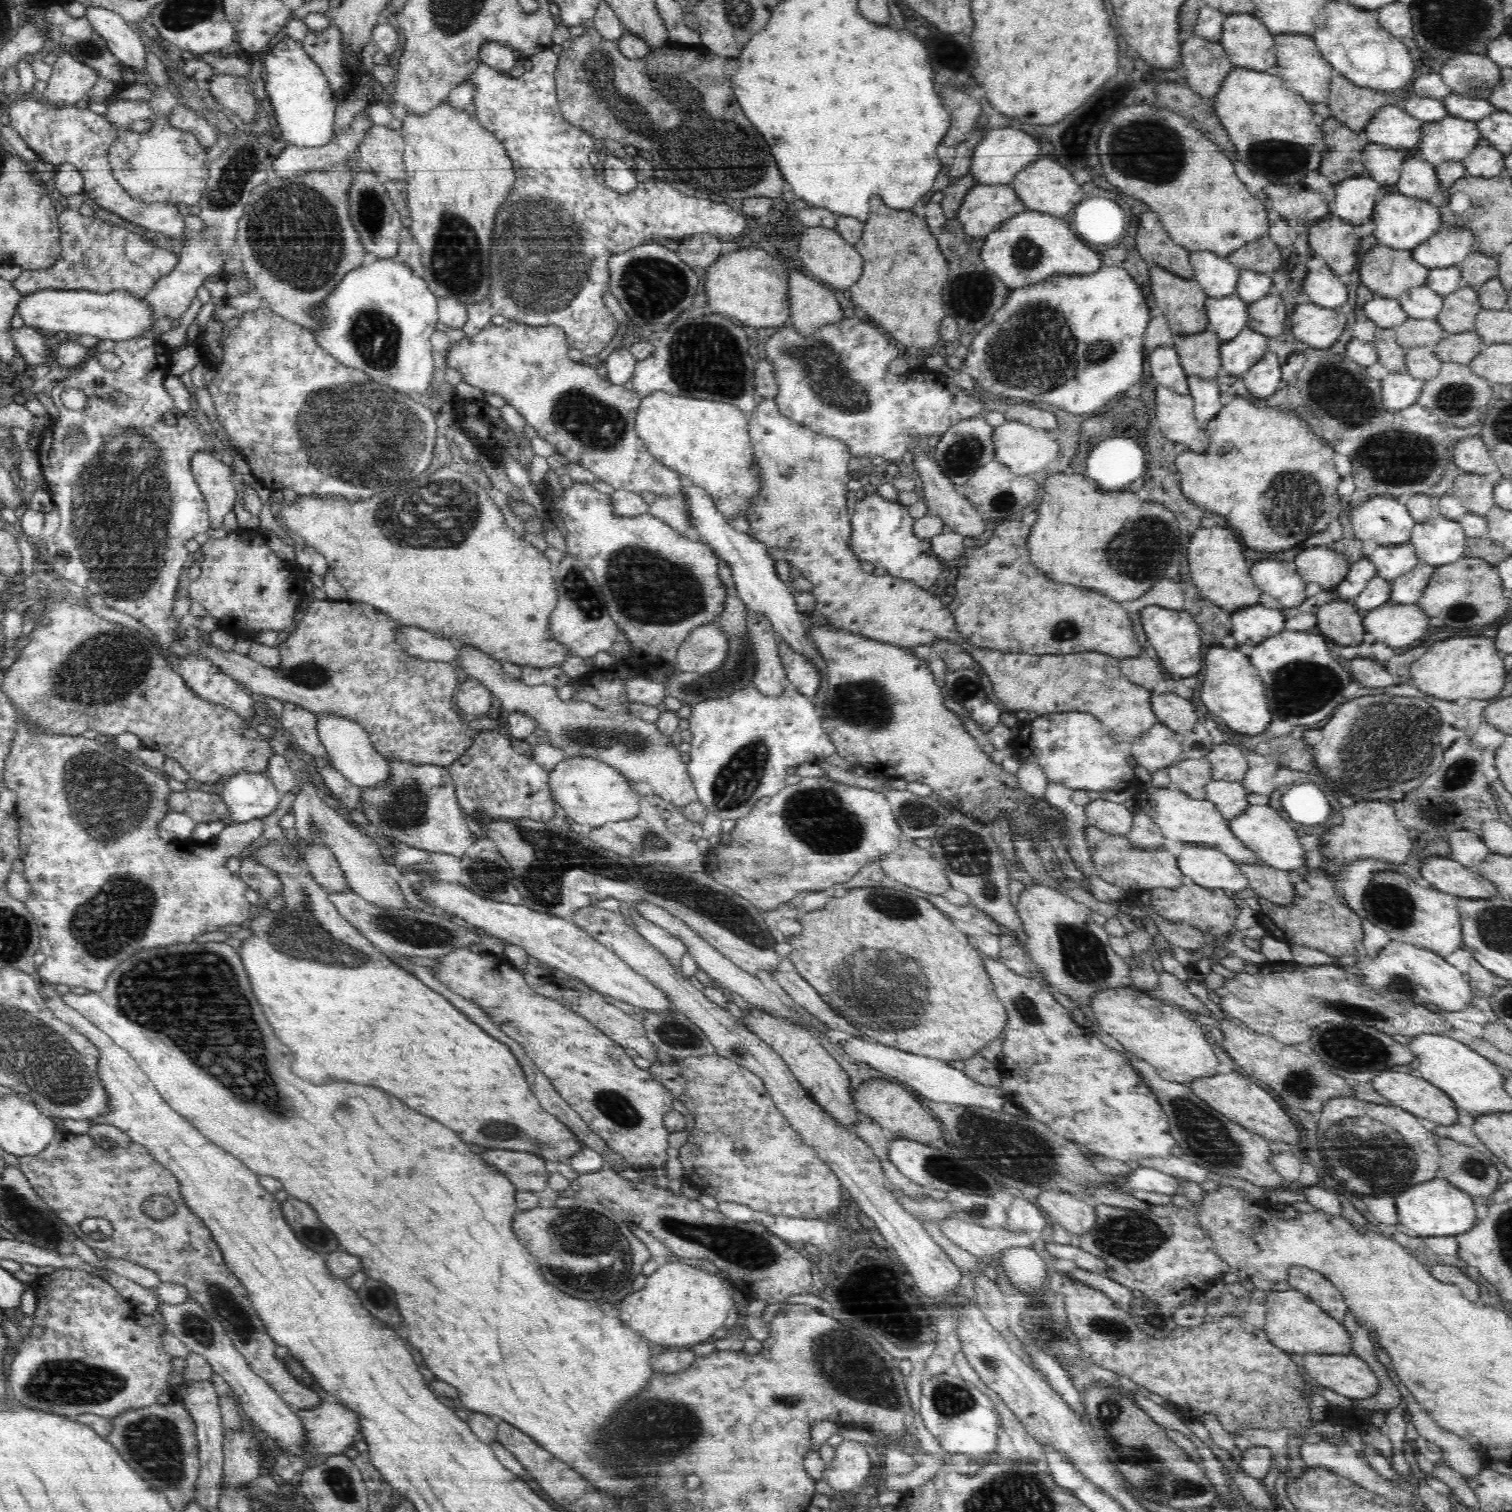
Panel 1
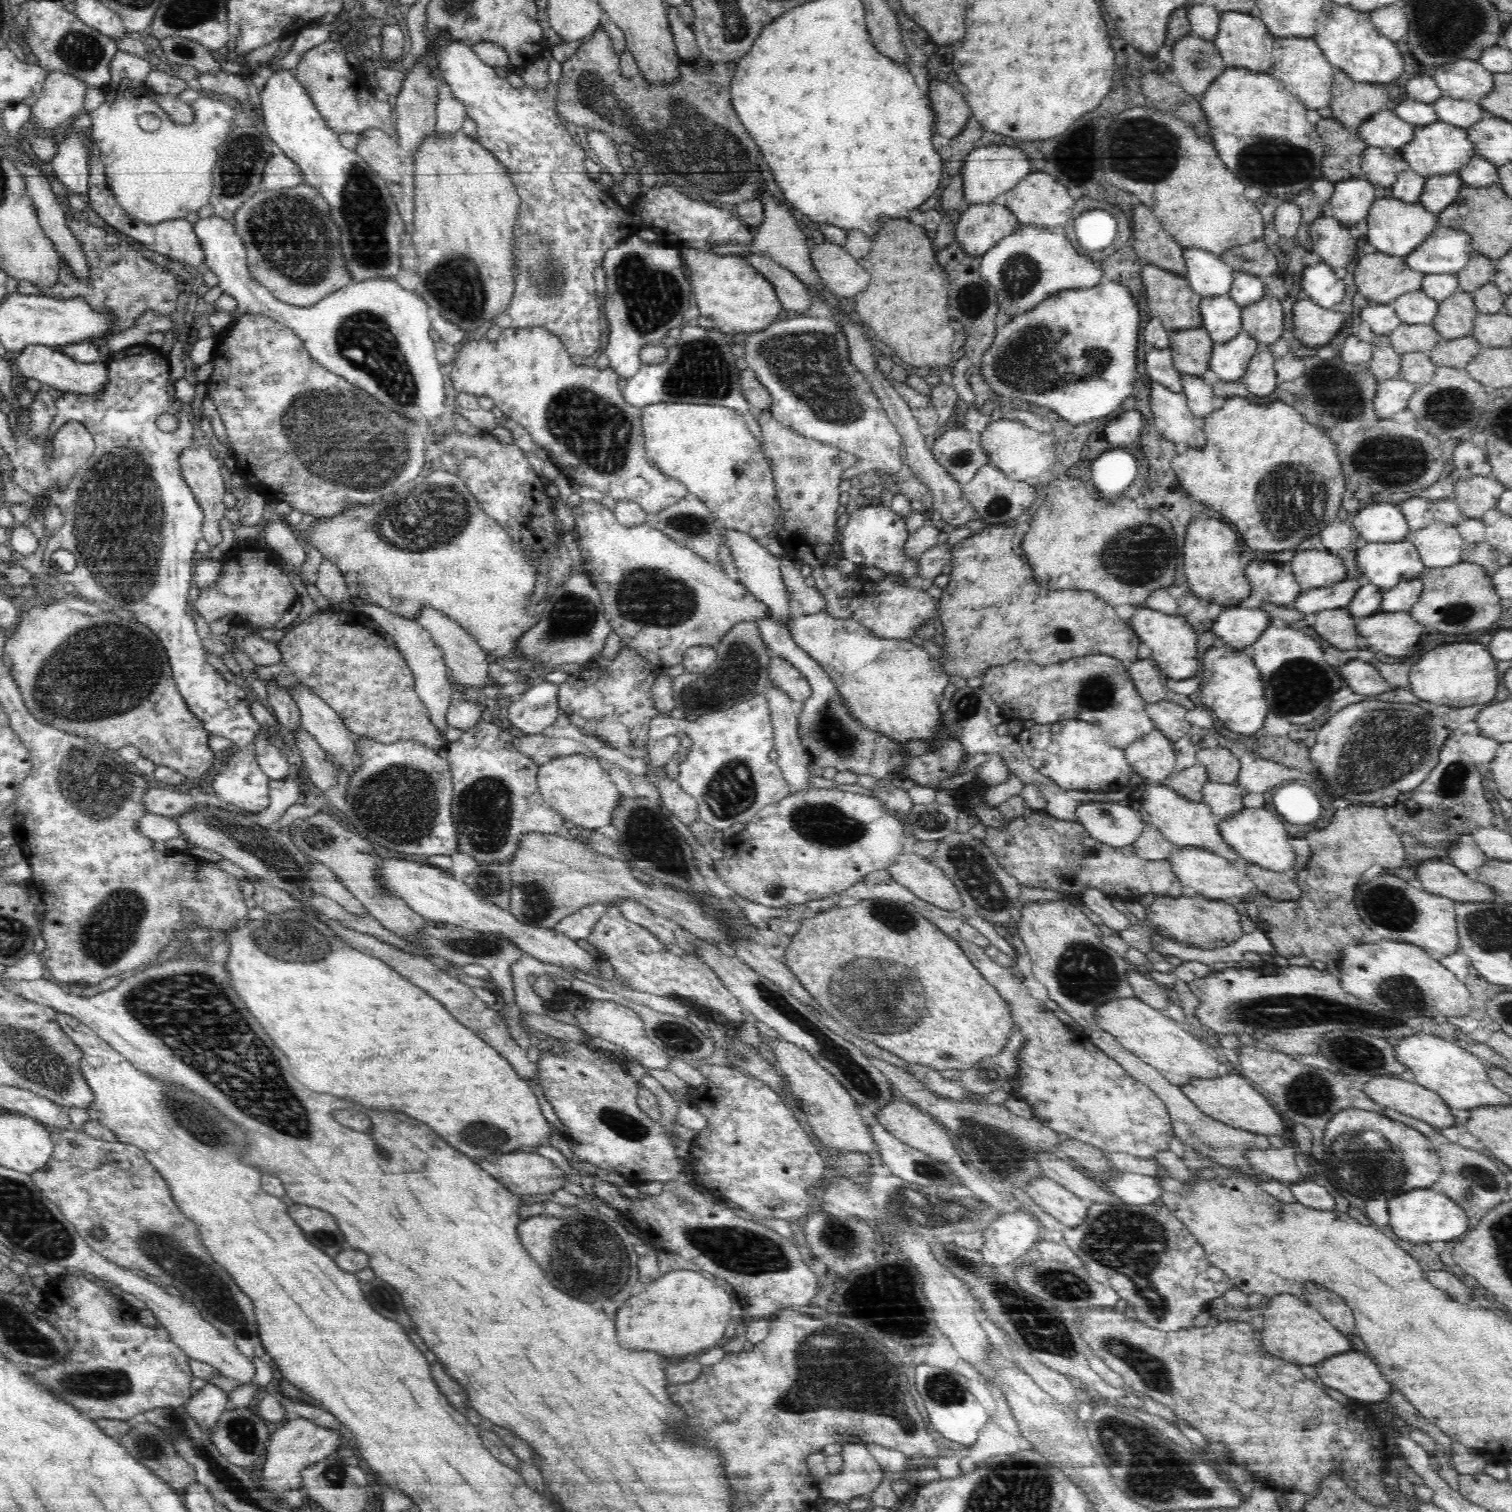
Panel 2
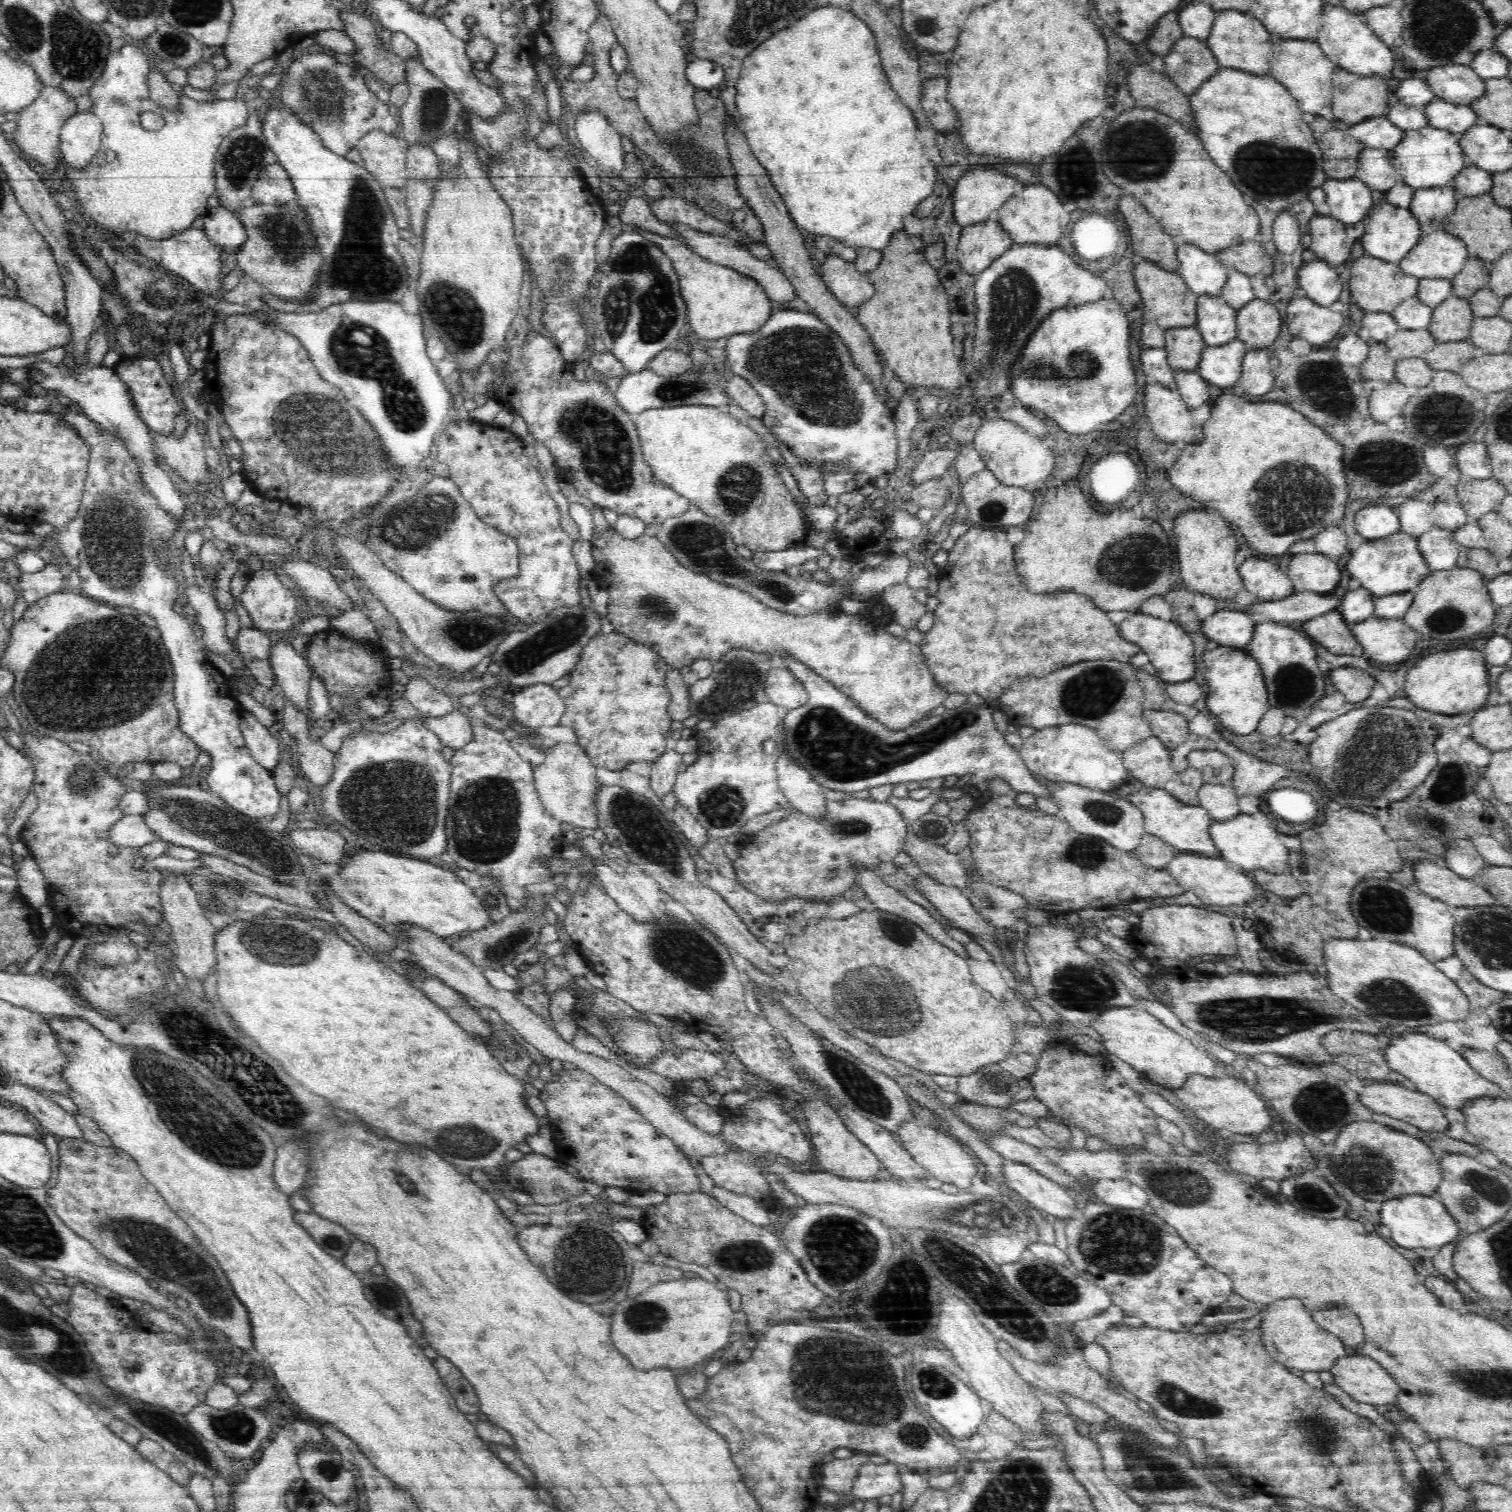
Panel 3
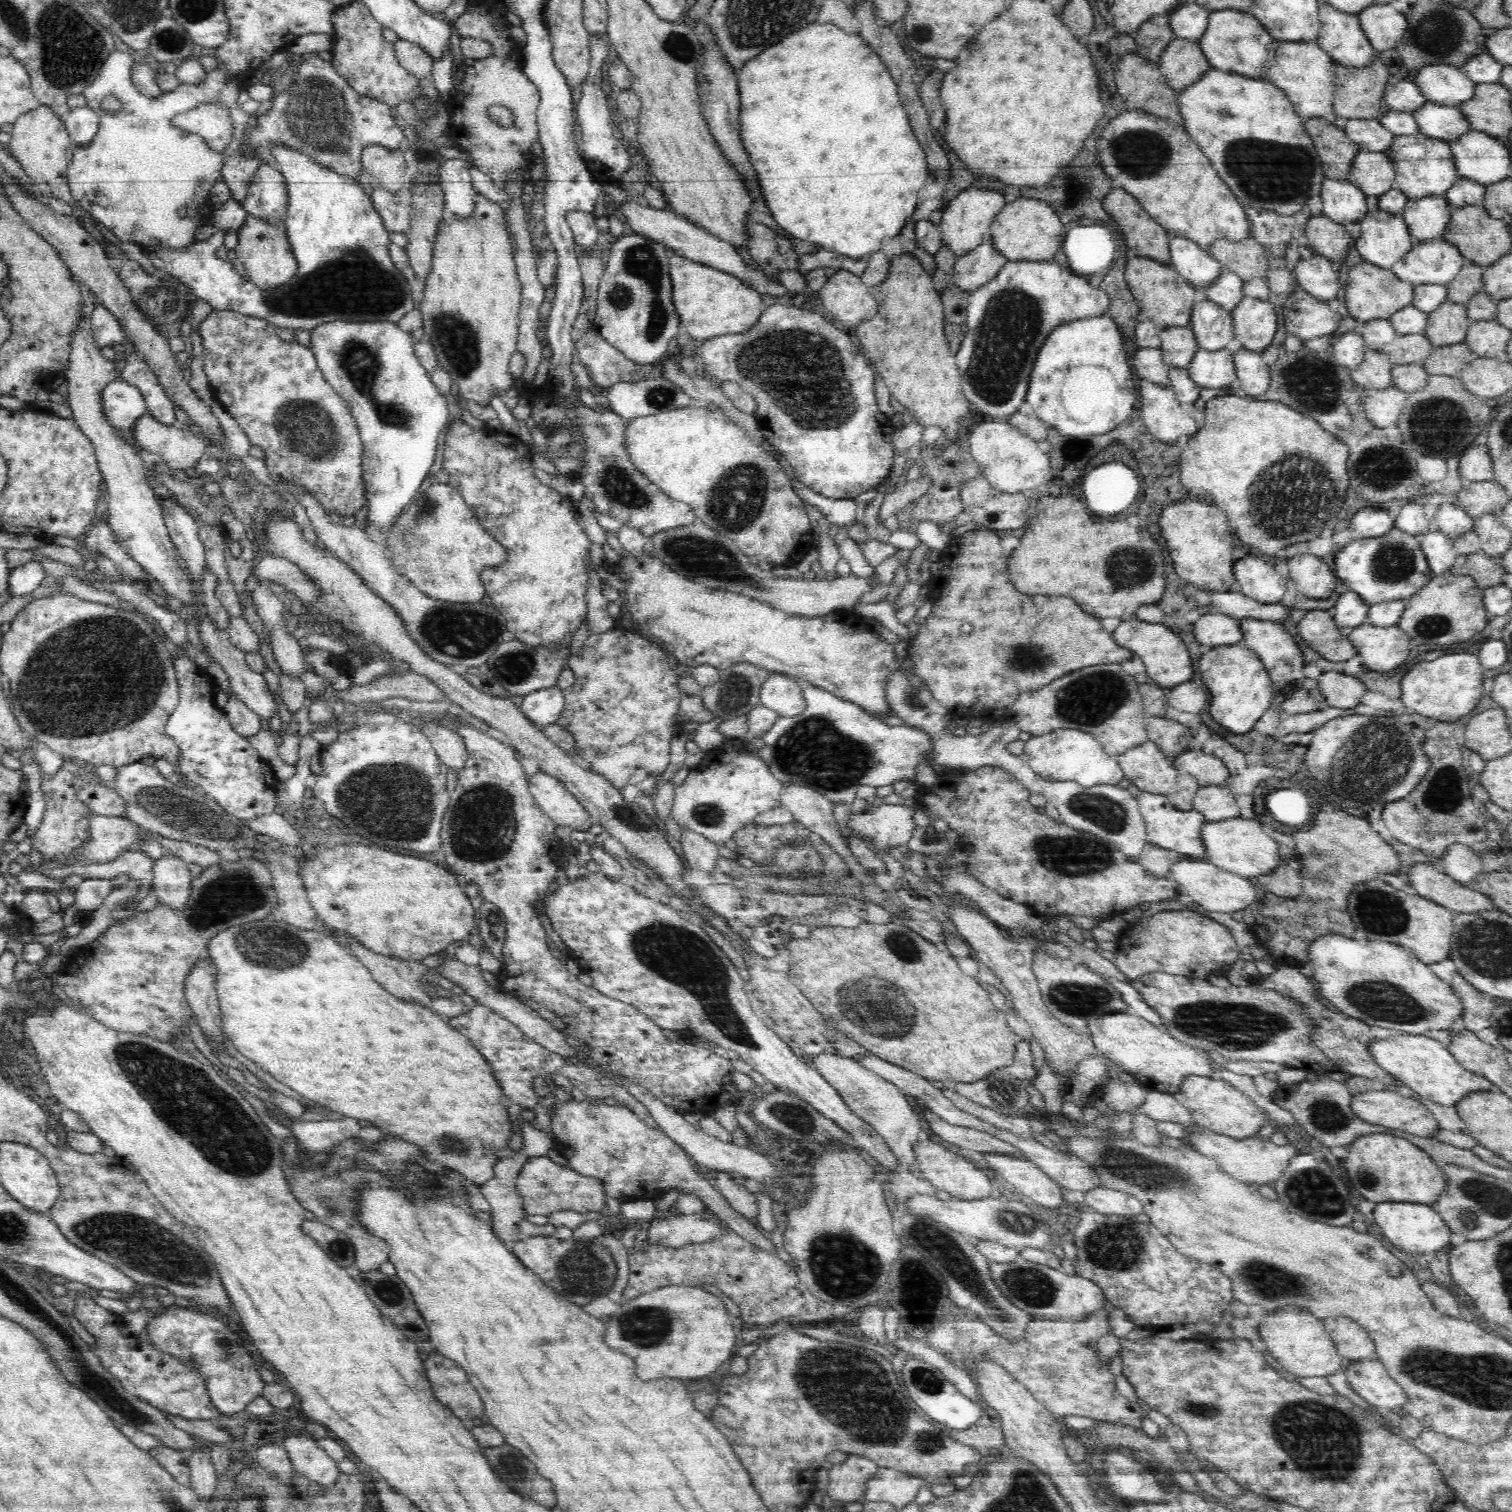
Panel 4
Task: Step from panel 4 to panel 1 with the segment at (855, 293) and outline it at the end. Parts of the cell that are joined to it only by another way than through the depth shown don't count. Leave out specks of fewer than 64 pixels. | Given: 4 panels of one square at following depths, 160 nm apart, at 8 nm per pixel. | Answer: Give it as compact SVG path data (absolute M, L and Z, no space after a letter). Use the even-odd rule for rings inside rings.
M808 226L800 229L796 239L799 241L797 256L804 269L810 270L815 278L823 283L832 284L838 291L849 289L862 276L863 258L854 245L848 244L834 228Z

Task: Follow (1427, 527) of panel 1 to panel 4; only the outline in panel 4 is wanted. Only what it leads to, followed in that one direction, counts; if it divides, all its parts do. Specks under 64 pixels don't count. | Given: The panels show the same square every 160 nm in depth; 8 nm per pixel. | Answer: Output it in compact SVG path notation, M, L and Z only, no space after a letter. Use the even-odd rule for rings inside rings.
M1430 530L1418 536L1418 539L1434 576L1450 572L1450 567L1460 555L1455 547L1454 538L1439 530Z

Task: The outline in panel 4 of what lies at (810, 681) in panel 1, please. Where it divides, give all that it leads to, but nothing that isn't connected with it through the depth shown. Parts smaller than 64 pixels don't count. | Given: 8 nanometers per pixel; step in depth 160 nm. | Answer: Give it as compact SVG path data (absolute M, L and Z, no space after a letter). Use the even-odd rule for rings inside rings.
M771 673L764 681L760 705L782 716L798 716L806 710L806 701L798 680L788 674Z

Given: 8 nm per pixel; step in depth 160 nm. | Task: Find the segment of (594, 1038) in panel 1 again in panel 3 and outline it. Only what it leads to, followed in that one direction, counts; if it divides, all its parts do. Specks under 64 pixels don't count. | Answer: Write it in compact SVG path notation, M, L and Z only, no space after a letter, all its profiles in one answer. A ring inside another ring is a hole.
M562 1068L538 1096L546 1106L548 1127L555 1137L559 1158L573 1165L585 1182L624 1188L629 1194L642 1194L647 1190L666 1195L702 1192L702 1184L696 1177L690 1158L674 1144L674 1141L650 1124L650 1121L624 1097L598 1082L589 1073L581 1069L568 1071Z

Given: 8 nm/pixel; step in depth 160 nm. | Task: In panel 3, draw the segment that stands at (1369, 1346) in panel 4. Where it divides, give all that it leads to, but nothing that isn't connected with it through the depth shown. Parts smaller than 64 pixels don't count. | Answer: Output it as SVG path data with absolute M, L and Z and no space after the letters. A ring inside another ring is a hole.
M1332 1306L1330 1310L1312 1311L1313 1319L1326 1331L1338 1336L1348 1348L1360 1350L1365 1344L1365 1332L1360 1319L1348 1308Z

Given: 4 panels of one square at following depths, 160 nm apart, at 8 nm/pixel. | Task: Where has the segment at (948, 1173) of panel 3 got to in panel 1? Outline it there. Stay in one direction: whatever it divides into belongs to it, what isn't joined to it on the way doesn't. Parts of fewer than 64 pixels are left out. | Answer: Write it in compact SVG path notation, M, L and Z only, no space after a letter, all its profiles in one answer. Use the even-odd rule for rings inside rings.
M865 1076L859 1089L857 1091L852 1089L851 1094L854 1107L865 1118L873 1120L893 1134L921 1143L942 1140L940 1123L934 1119L932 1112L925 1109L921 1105L921 1101L911 1094L911 1089L904 1084L891 1083L885 1079L874 1078L874 1076L872 1078Z

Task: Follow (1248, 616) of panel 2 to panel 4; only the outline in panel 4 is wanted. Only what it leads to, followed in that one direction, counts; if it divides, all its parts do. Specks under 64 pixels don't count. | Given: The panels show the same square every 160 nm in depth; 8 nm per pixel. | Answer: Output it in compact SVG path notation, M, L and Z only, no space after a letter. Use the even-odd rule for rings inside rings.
M1222 613L1201 615L1190 627L1194 638L1204 646L1241 644L1243 640L1241 619Z

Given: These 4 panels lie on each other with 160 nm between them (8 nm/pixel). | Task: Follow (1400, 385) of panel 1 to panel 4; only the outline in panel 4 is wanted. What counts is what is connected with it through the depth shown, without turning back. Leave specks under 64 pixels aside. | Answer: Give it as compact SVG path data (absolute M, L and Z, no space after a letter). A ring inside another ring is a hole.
M1394 386L1369 392L1363 404L1368 420L1376 427L1396 426L1408 395Z

